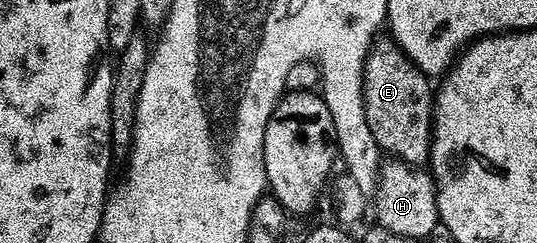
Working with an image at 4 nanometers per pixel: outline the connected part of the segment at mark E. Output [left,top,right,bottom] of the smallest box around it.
[363,38,434,168]

